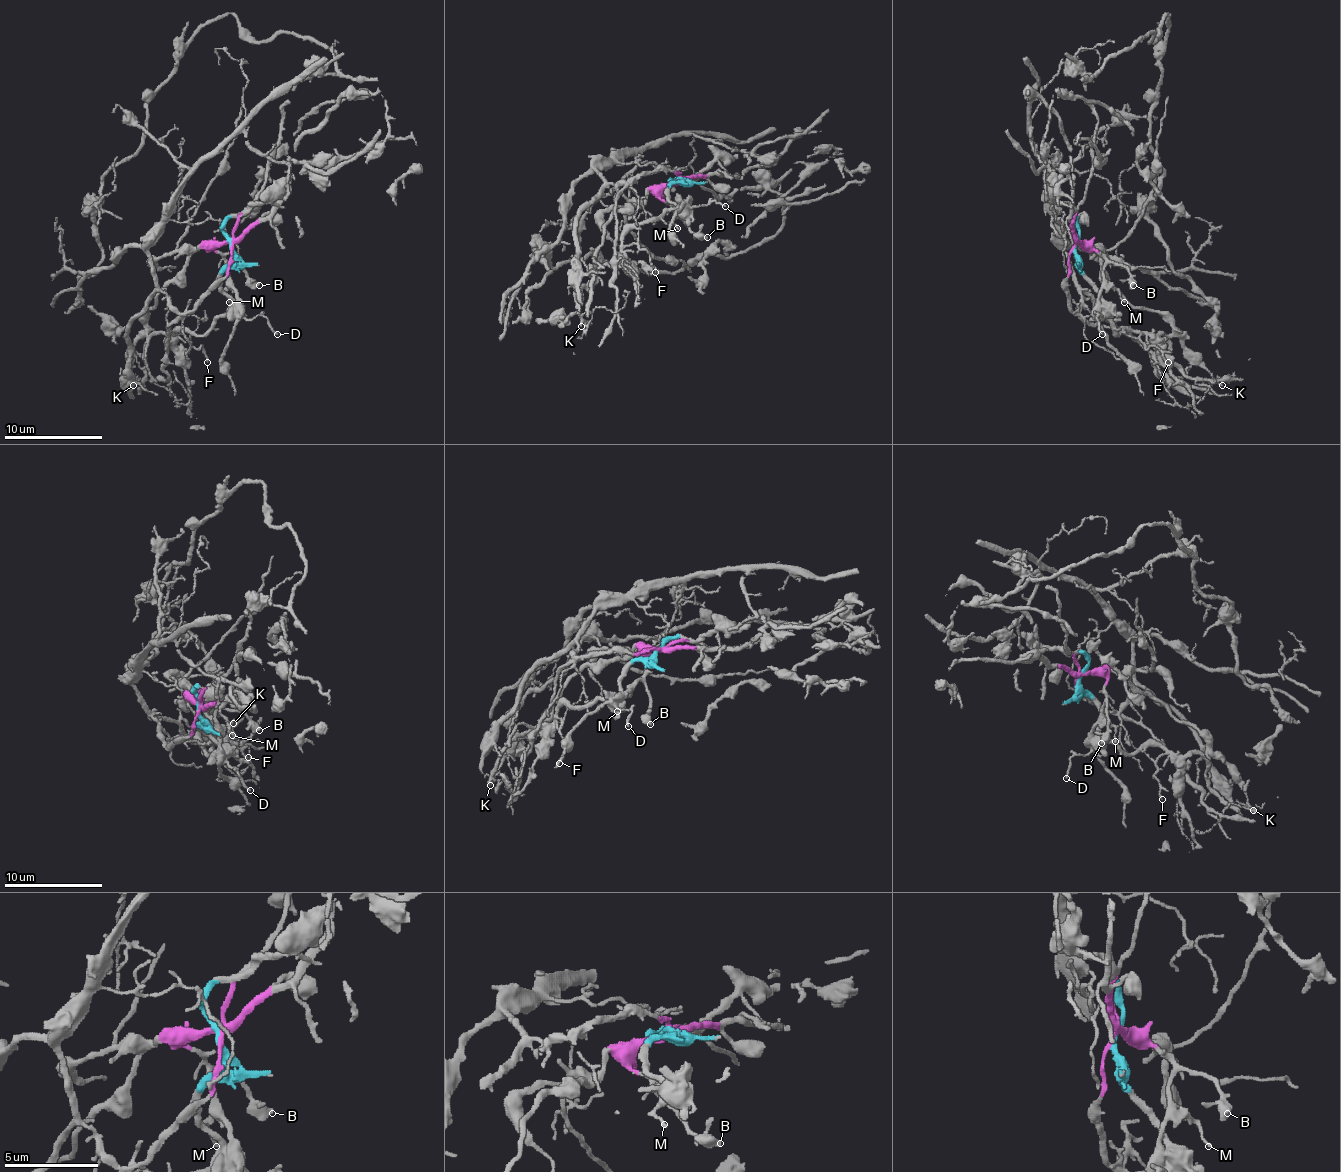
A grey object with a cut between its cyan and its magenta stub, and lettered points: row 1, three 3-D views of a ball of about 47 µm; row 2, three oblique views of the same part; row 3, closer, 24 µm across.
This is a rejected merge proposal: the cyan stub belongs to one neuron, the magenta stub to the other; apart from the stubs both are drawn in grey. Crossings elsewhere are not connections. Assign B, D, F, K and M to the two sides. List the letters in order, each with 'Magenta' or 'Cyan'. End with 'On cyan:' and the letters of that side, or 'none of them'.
B: Magenta
D: Cyan
F: Cyan
K: Magenta
M: Magenta
On cyan: D, F

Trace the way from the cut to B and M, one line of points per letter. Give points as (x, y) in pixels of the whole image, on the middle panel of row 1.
B: (680, 179), (666, 187), (663, 199), (693, 233), (707, 238)
M: (680, 179), (666, 187), (663, 199), (676, 209), (673, 223), (678, 228)

